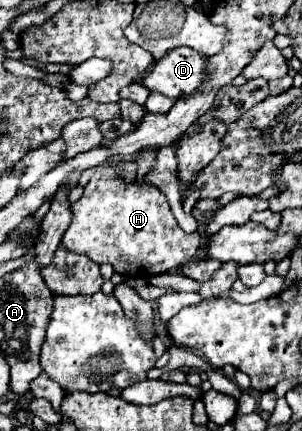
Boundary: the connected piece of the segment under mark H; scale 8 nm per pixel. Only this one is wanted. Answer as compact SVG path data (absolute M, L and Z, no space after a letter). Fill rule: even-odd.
M107 169L107 171L93 173L91 181L85 187L83 197L77 203L73 203L73 221L71 221L69 229L65 231L65 235L63 235L63 245L69 251L87 255L89 259L93 259L99 265L101 263L111 263L113 269L121 275L149 279L151 275L169 273L169 271L189 263L189 259L195 257L195 253L201 245L201 235L199 235L199 231L185 233L177 225L165 195L157 187L147 185L147 183L141 183L141 185L125 183L121 179L121 171Z

